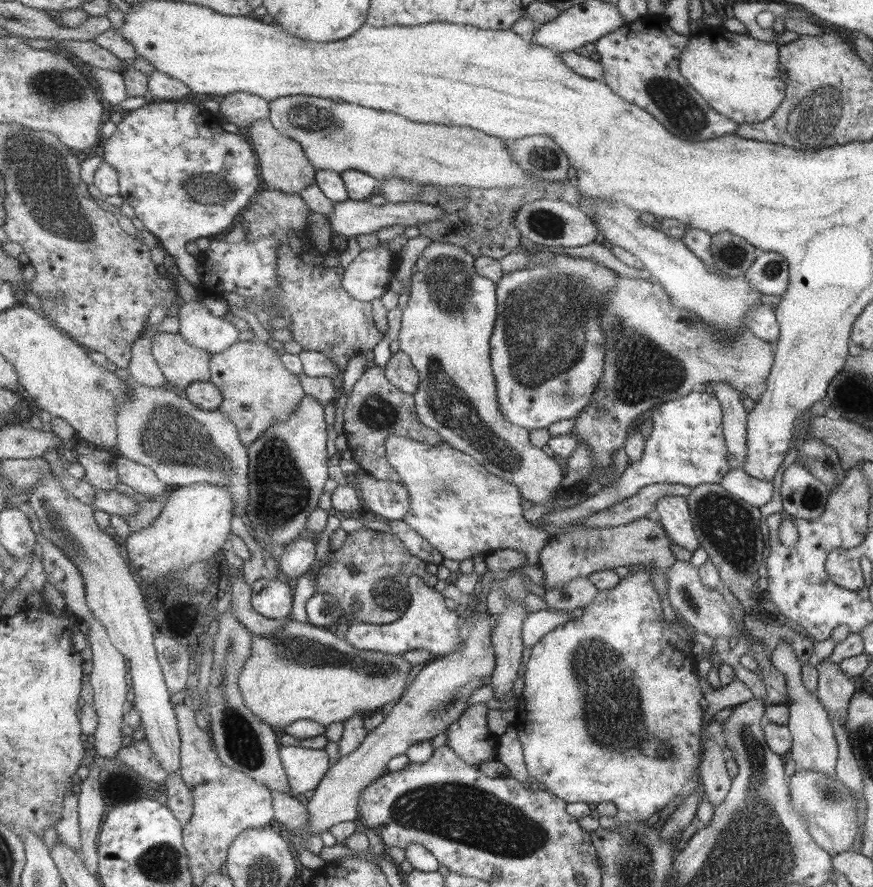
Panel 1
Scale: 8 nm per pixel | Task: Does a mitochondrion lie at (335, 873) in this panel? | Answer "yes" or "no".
no

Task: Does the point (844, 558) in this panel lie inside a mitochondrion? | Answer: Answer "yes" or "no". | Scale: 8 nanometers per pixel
no

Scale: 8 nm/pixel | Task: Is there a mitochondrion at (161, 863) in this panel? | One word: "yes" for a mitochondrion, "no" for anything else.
yes

